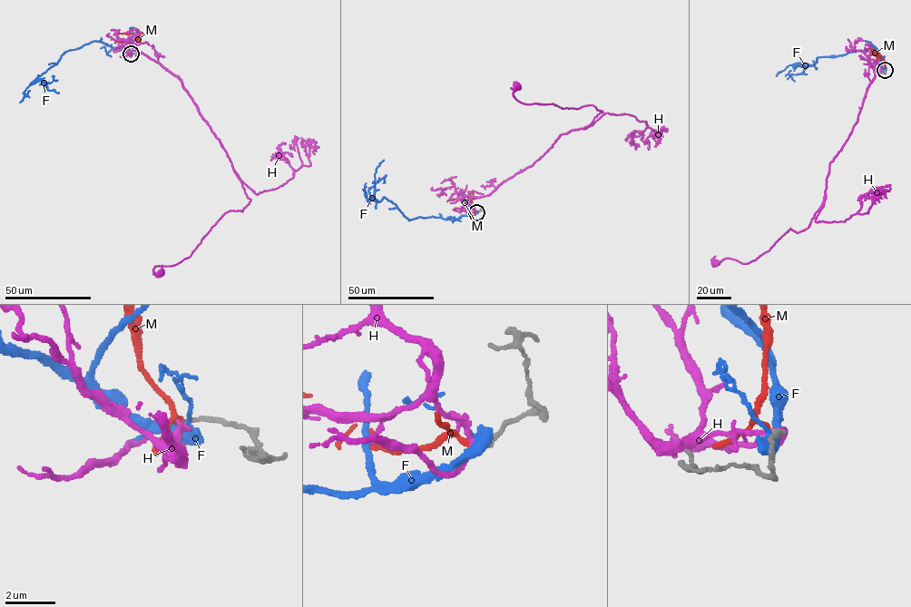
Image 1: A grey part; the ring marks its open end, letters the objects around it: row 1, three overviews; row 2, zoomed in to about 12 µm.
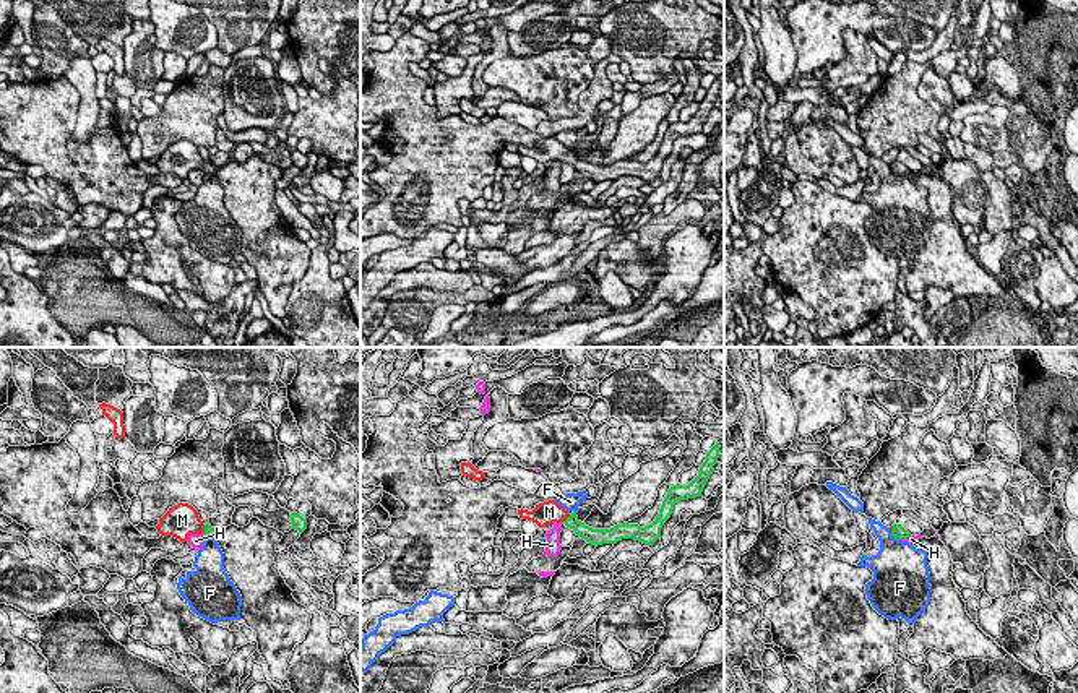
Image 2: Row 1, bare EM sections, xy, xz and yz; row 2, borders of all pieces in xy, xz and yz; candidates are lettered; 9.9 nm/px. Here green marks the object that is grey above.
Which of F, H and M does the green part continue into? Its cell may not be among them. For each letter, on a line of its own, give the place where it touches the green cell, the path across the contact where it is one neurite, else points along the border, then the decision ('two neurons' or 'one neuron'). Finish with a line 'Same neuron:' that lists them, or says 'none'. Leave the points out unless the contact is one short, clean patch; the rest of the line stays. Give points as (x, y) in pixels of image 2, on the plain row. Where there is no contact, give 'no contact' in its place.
F: yz (893, 172) | along yz (890, 167), (896, 176) | two neurons
H: yz (903, 174) | along yz (909, 171), (898, 176) | two neurons
M: xz (565, 156) | across xz (586, 169), (565, 156), (549, 148) | one neuron
Same neuron: M

